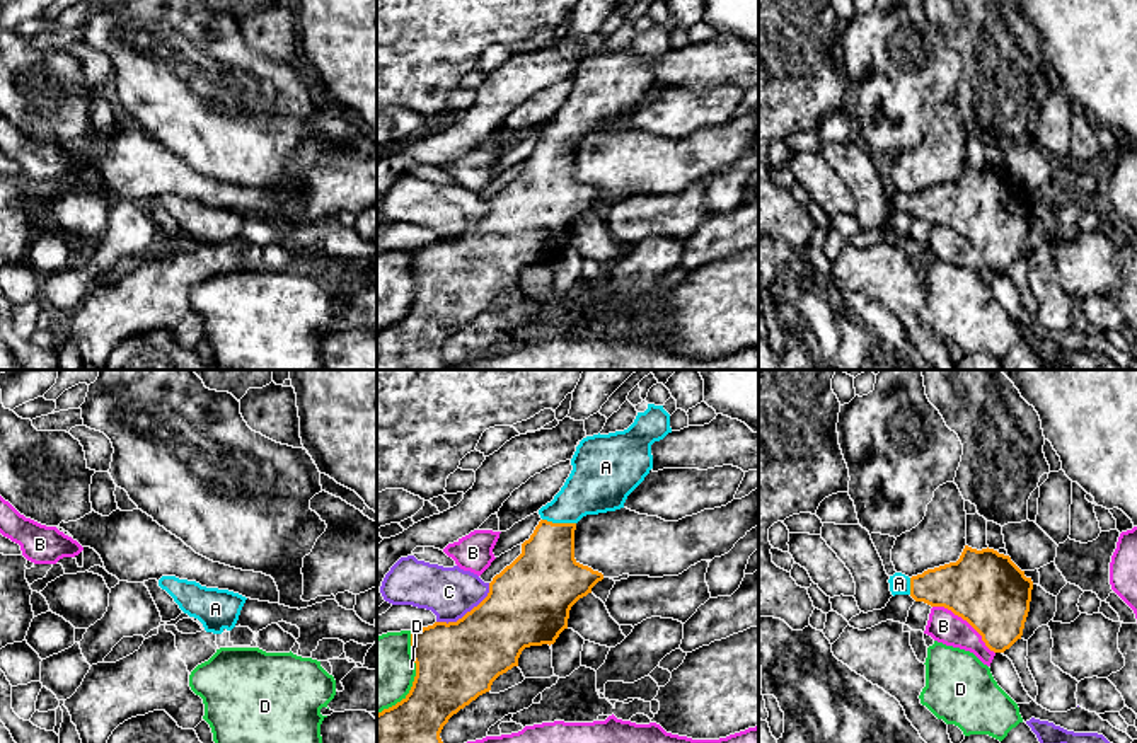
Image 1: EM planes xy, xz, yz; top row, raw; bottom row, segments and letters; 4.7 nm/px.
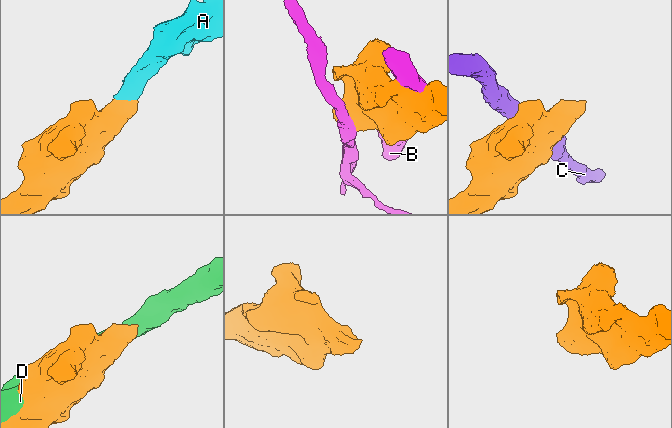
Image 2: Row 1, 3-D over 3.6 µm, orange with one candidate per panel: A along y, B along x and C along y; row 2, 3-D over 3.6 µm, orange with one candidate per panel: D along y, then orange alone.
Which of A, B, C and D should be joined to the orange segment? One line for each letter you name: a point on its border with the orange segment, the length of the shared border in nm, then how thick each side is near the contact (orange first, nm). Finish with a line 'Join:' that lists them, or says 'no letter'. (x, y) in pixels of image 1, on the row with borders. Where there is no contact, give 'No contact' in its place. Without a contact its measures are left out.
A: Touches orange at xz (559, 524). Shared border 160 nm. Thickness 320 nm (orange) against 260 nm
Join: A

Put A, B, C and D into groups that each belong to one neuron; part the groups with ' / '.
A / B / C / D

